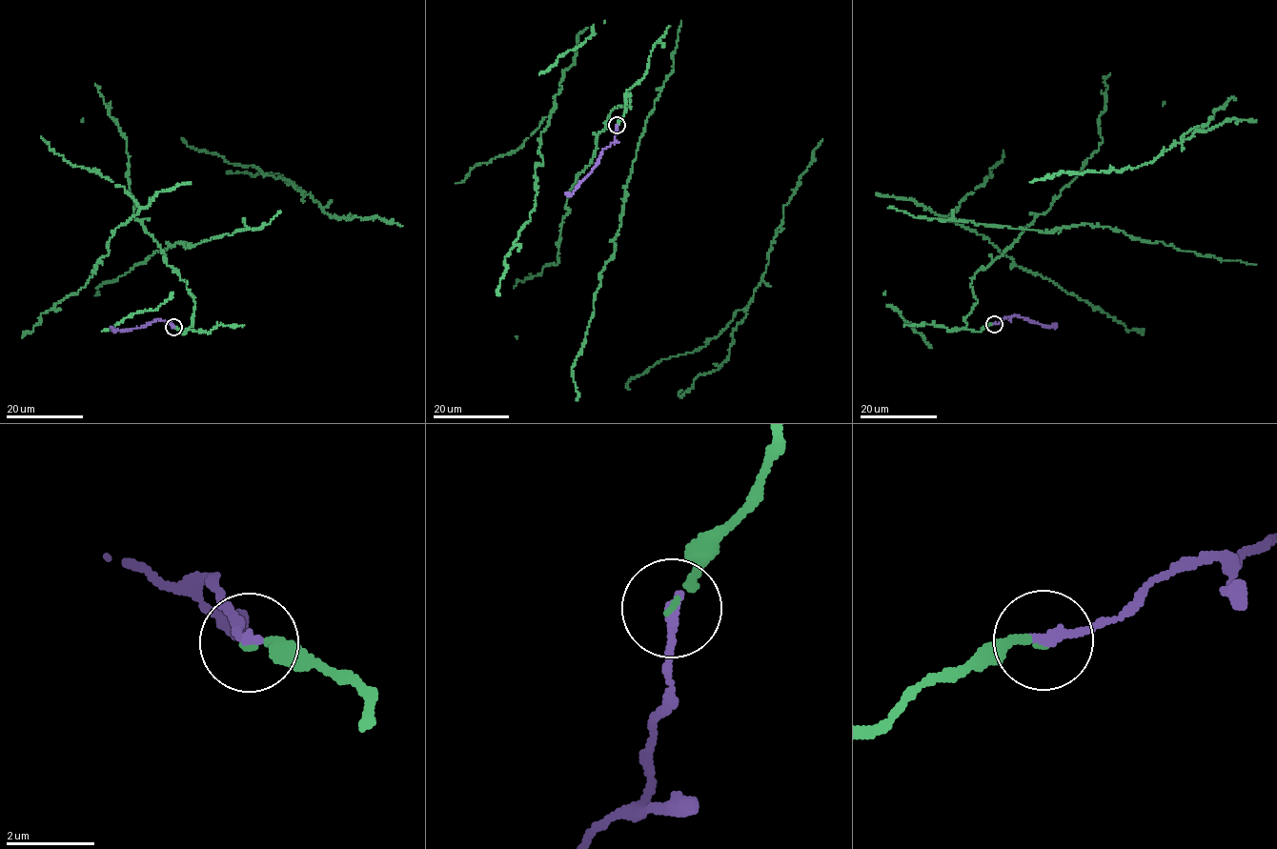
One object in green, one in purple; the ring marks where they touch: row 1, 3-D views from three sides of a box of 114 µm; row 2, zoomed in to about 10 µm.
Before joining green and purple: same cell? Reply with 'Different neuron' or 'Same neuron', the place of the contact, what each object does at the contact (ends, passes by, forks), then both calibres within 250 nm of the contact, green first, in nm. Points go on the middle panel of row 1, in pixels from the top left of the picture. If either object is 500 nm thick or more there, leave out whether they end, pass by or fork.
Same neuron. Place: (617, 125). At the ring green ends. At the ring purple ends. Thickness 130 nm (green) against 240 nm

